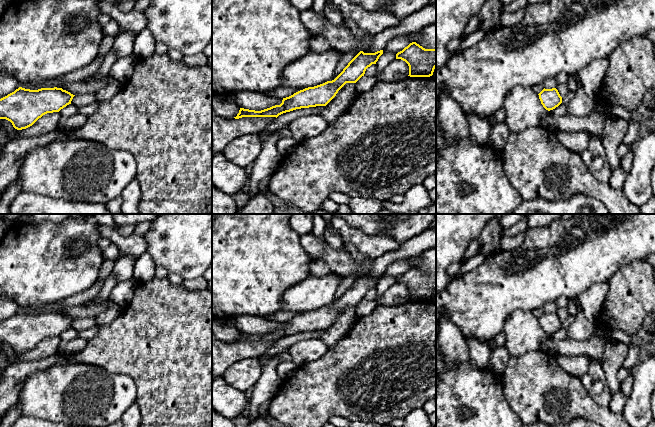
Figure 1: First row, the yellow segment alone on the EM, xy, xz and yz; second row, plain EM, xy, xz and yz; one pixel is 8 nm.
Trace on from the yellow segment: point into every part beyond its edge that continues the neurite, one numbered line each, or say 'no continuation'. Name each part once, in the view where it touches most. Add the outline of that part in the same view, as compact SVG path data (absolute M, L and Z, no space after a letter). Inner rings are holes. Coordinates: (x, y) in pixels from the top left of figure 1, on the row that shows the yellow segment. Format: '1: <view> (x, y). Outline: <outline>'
no continuation

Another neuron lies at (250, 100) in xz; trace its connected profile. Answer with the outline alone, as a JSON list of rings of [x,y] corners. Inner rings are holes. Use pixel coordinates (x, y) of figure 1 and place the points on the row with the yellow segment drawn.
[[[238,91],[232,93],[231,98],[240,108],[261,111],[282,103],[281,98],[271,97],[252,91]]]

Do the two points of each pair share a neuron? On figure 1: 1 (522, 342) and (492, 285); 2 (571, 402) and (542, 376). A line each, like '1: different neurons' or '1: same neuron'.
1: different neurons
2: same neuron

